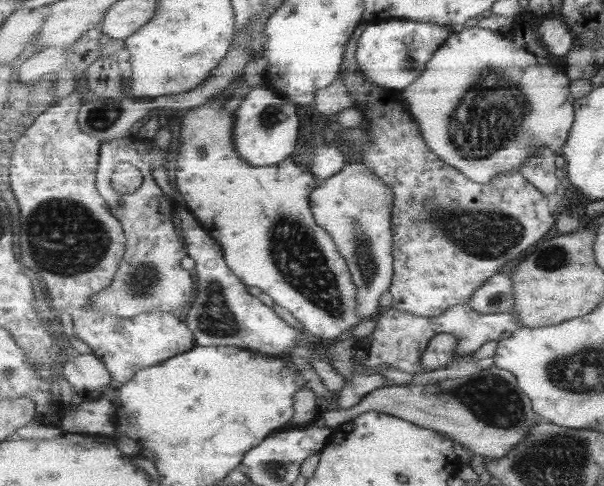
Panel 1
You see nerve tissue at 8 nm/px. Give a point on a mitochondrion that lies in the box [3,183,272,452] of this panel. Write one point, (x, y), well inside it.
(63, 238)

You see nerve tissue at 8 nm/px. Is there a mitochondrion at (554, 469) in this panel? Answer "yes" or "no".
yes

